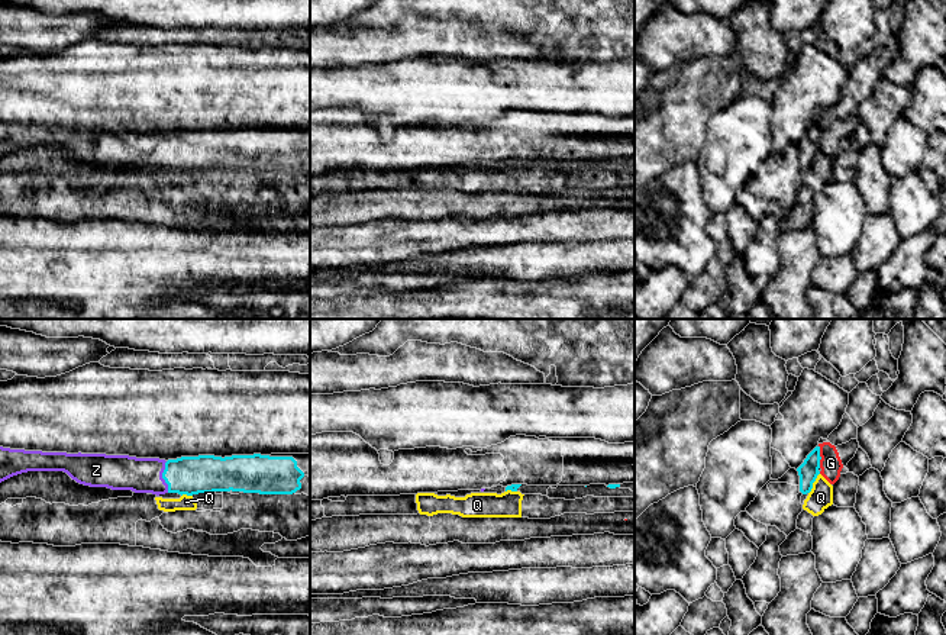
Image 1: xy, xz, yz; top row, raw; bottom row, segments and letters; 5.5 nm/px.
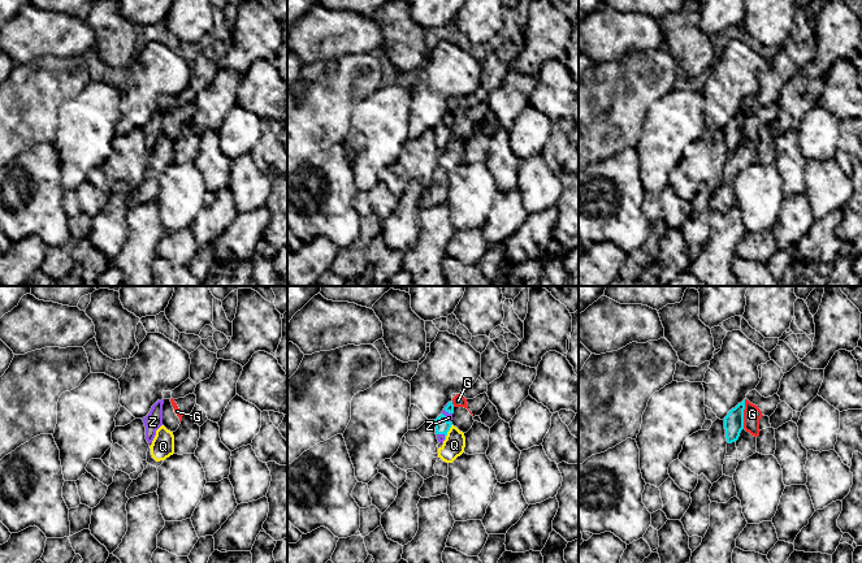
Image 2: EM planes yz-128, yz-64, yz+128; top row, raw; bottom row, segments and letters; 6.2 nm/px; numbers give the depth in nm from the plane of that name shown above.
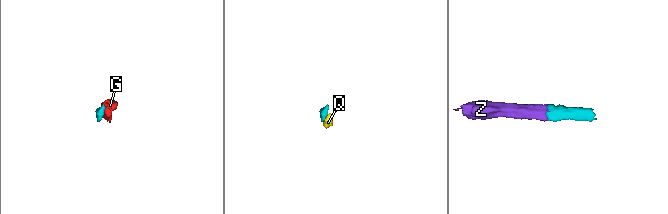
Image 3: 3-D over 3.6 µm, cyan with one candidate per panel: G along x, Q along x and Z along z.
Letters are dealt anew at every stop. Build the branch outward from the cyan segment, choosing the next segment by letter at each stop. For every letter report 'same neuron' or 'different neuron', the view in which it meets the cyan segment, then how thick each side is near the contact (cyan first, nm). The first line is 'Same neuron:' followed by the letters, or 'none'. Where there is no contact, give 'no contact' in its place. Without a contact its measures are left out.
Same neuron: Z
G: different neuron; meets cyan in yz; 110 nm thick on the cyan side, 120 nm on the other
Q: different neuron; meets cyan in yz; 110 nm thick on the cyan side, 140 nm on the other
Z: same neuron; meets cyan in xy; 220 nm thick on the cyan side, 190 nm on the other

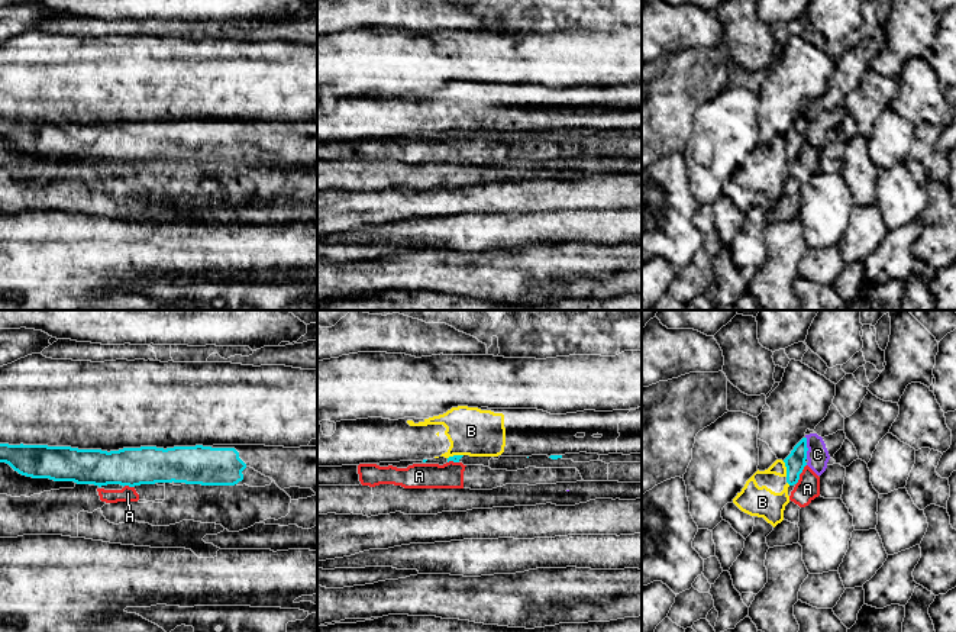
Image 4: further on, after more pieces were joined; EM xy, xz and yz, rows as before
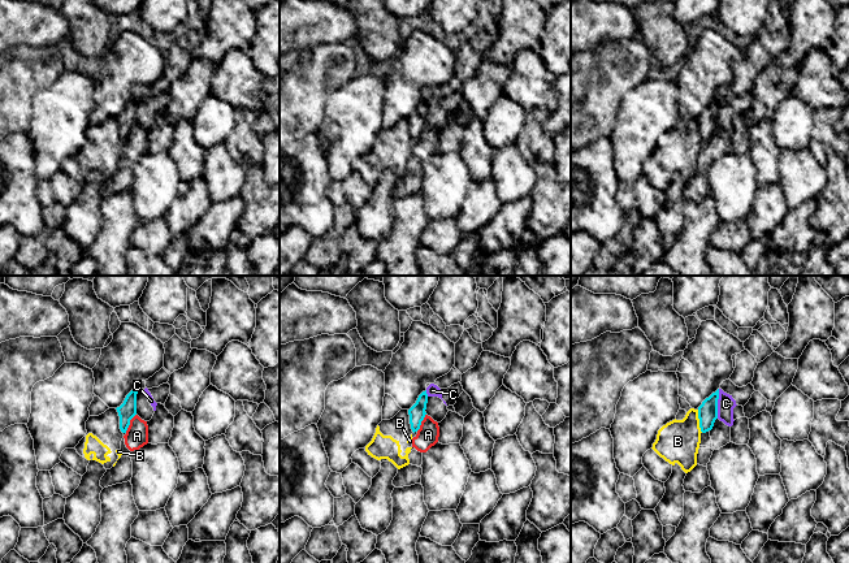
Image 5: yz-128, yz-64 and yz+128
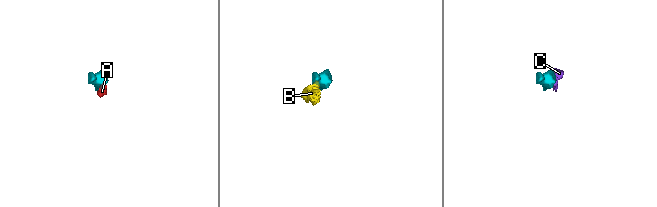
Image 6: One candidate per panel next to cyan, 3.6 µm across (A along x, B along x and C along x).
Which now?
Same neuron: none
A: different neuron; meets cyan in yz; 110 nm thick on the cyan side, 140 nm on the other
B: different neuron; meets cyan in yz; 110 nm thick on the cyan side, 170 nm on the other
C: different neuron; meets cyan in yz; 110 nm thick on the cyan side, 120 nm on the other

